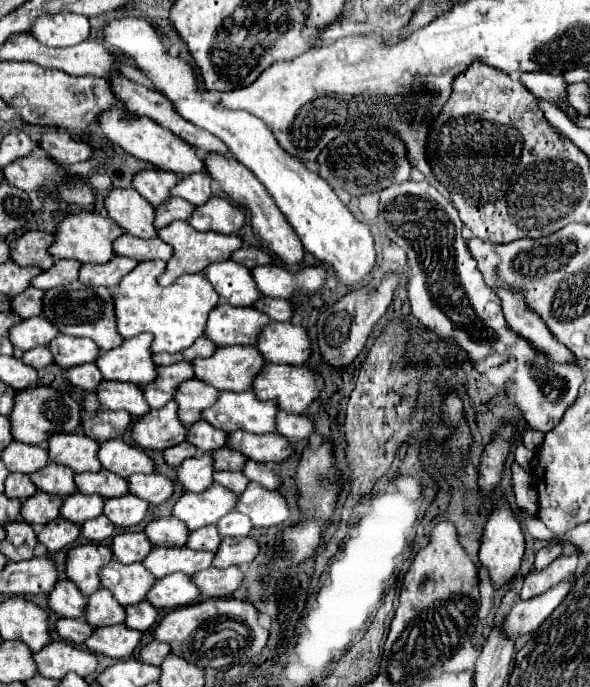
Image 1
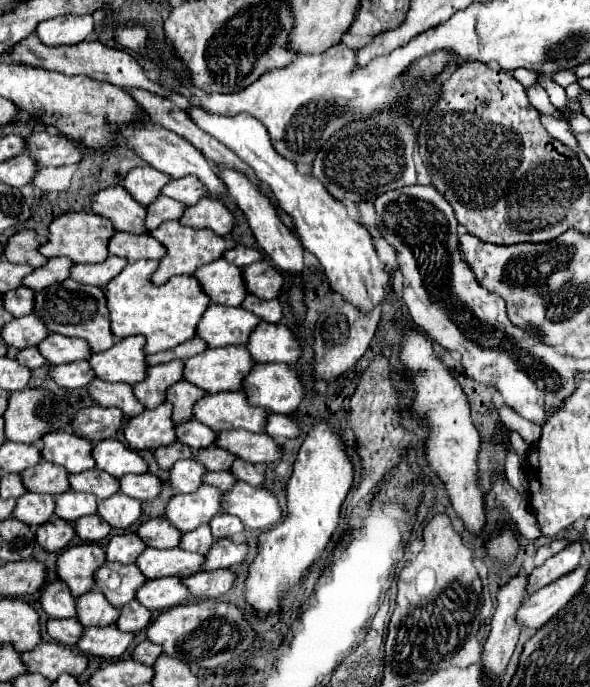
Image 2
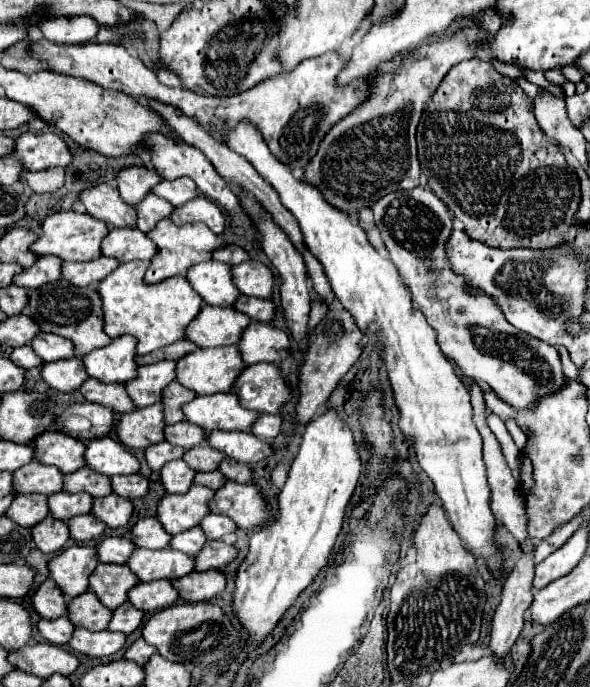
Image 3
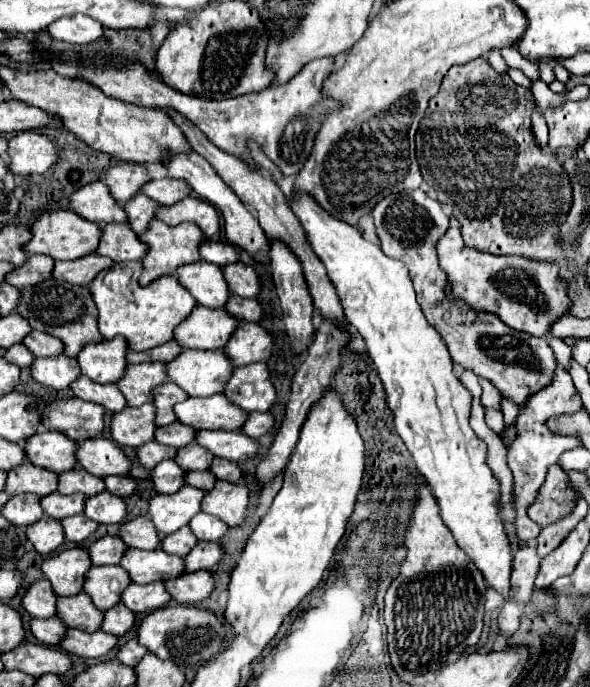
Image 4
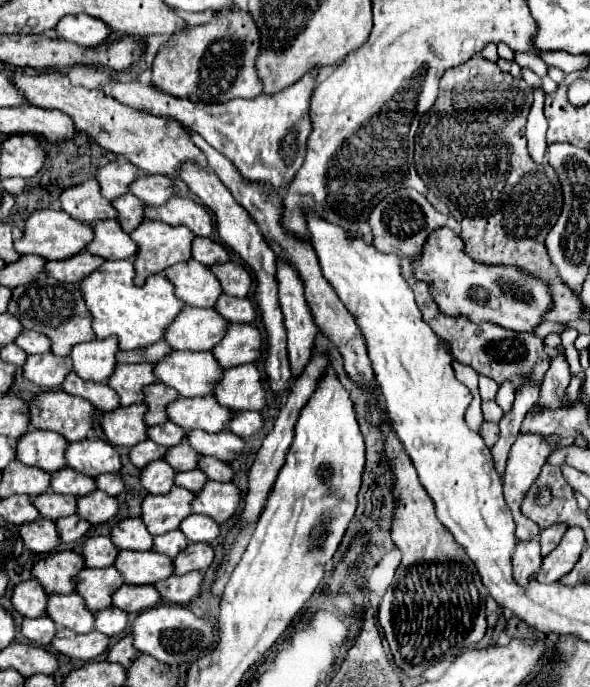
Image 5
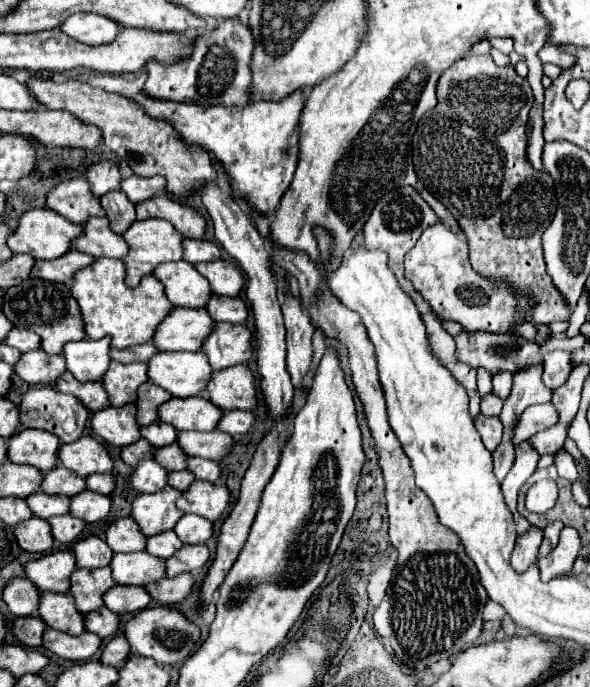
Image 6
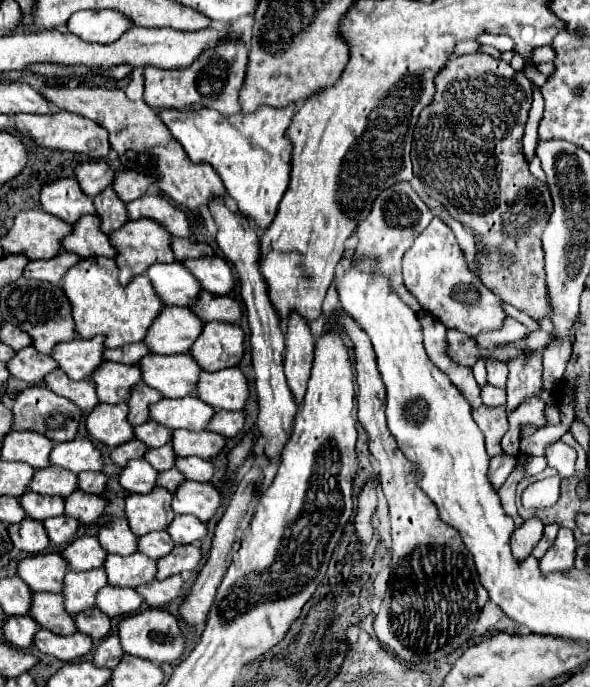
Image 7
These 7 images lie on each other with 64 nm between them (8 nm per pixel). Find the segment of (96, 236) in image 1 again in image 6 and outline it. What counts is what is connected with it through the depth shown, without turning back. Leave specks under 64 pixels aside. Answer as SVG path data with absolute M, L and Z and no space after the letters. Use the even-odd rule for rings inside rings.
M34 208L28 210L20 216L18 226L14 230L14 234L8 238L8 248L14 254L30 254L32 258L44 258L44 260L54 260L62 254L66 254L70 250L70 242L74 238L78 238L82 234L82 228L78 224L72 224L70 220L66 220L64 216L48 210L48 208Z

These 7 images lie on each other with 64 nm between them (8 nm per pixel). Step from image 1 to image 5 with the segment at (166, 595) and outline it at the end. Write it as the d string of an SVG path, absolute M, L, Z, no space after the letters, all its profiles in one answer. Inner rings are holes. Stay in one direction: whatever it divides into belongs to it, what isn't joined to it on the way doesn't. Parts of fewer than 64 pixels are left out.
M122 584L122 588L118 588L112 594L112 606L120 608L128 614L140 614L140 612L156 606L158 602L160 602L160 594L154 590L154 586L136 588L136 586Z

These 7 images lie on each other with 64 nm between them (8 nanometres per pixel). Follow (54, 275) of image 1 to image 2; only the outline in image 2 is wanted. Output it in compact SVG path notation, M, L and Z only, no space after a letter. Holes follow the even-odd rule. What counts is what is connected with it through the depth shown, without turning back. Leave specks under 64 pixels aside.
M48 258L48 262L40 268L34 268L28 278L24 278L24 286L32 290L42 290L52 284L60 284L68 278L68 270L72 266L72 260L68 258Z

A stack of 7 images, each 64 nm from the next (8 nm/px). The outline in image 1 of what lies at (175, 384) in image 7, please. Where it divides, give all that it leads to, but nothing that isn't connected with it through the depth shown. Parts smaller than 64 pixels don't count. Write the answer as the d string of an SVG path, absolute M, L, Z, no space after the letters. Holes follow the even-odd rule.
M226 346L216 348L216 352L208 358L192 360L196 380L210 384L216 390L232 390L244 392L246 388L236 386L250 386L252 378L260 372L266 360L254 346Z

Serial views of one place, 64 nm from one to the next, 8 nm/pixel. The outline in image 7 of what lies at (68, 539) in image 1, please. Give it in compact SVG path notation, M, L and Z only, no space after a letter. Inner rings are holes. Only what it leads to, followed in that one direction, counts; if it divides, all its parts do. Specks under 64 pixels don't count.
M24 518L18 524L8 526L8 534L12 544L18 550L30 552L30 554L40 554L48 548L48 536L44 532L44 526L32 518Z

